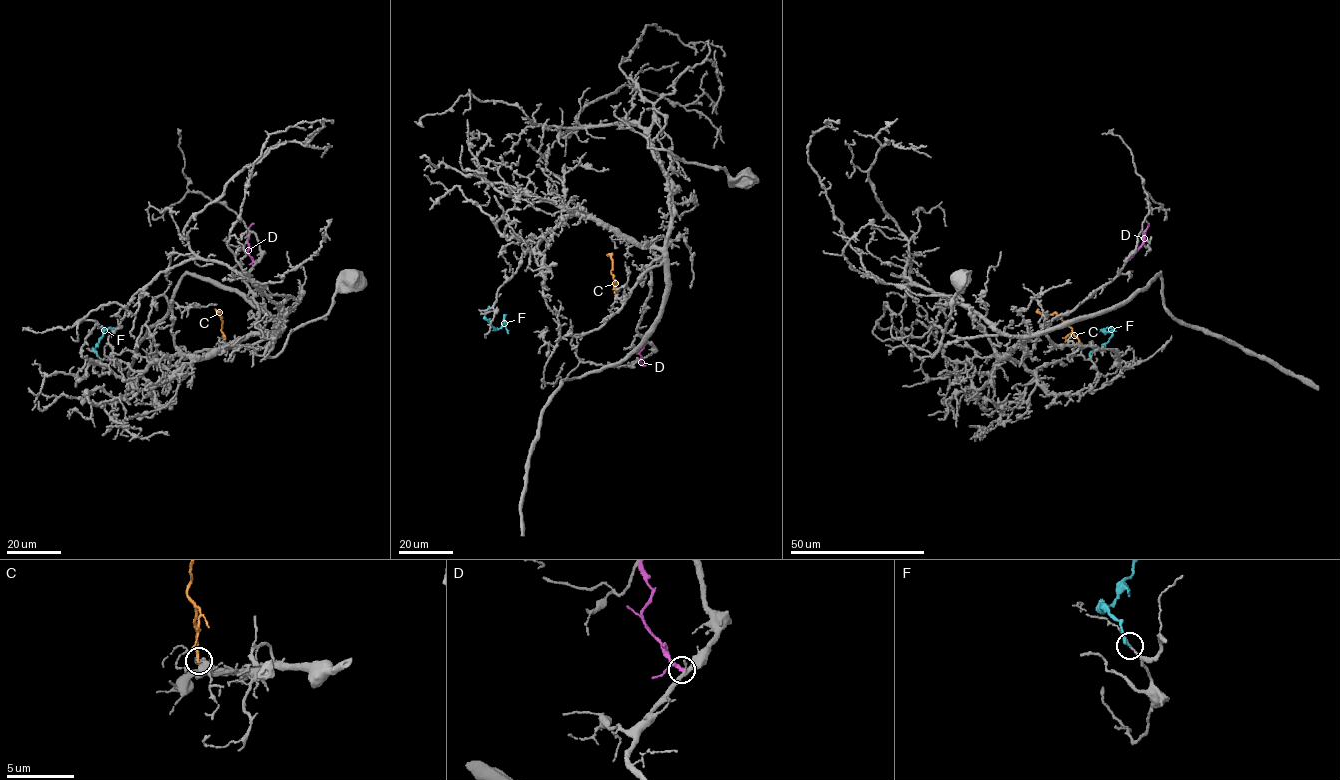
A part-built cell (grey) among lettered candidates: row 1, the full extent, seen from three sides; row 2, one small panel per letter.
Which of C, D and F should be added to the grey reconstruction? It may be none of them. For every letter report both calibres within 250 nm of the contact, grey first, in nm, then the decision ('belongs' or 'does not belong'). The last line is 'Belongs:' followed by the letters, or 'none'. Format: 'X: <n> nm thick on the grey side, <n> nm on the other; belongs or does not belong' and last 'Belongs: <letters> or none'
C: 480 nm thick on the grey side, 240 nm on the other; belongs
D: 320 nm thick on the grey side, 190 nm on the other; does not belong
F: 130 nm thick on the grey side, 190 nm on the other; does not belong
Belongs: C

